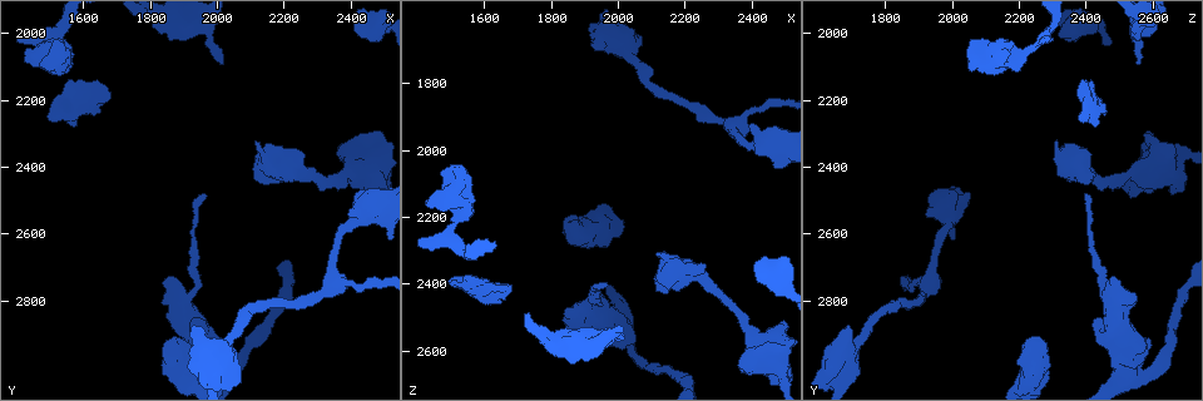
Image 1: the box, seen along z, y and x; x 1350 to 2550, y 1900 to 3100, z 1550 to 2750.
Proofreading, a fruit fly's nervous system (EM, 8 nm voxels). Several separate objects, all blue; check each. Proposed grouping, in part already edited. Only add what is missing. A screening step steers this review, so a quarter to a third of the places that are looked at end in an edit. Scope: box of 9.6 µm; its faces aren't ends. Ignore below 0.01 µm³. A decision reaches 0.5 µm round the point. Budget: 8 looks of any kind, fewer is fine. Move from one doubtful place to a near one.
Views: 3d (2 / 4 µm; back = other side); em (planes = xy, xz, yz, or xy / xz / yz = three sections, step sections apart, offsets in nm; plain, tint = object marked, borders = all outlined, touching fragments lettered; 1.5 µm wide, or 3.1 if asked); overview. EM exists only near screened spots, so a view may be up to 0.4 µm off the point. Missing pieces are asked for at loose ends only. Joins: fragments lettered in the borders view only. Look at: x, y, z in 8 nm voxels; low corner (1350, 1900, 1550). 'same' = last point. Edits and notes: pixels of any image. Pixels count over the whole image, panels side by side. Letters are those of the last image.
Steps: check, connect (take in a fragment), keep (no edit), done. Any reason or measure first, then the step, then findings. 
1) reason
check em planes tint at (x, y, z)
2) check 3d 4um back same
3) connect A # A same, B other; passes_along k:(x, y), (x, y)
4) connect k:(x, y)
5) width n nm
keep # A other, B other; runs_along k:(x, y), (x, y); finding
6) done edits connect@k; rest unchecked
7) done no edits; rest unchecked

branch stops here
check em planes tint at (1840, 2930, 2220)

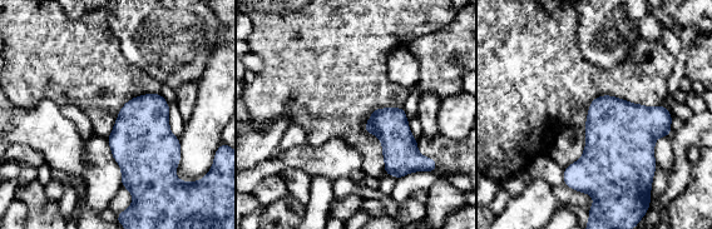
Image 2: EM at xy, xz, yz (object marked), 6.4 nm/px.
what lies round it
check em planes borders same

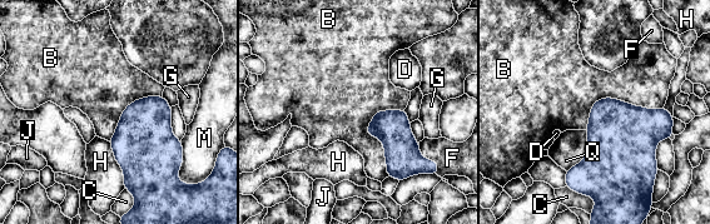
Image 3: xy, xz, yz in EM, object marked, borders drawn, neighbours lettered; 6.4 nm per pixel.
longest_contact B 460 nm
keep # B other, C other, D other, F other, G other, H other, J other, M other, Q other; none of them fits

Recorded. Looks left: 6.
free end
check 3d 4um at (2010, 2090, 2540)

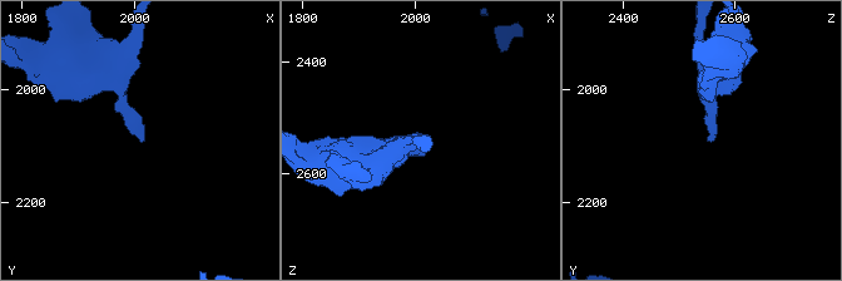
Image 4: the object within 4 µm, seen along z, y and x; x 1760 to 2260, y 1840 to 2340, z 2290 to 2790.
check em planes plain at (2015, 2085, 2545)

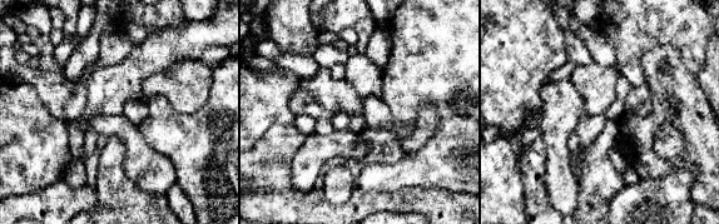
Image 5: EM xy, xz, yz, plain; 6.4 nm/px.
what lies round it
check em planes borders same

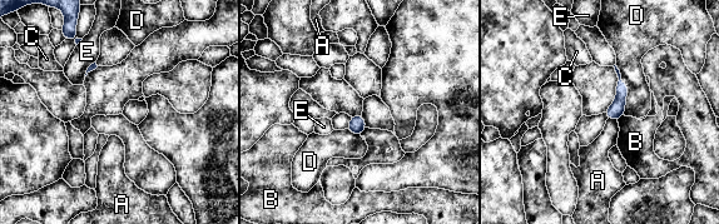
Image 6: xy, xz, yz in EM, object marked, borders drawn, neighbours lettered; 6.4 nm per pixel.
keep # A other, B other, C other, D other, E other; none of them fits

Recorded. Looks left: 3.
check 3d 4um at (2120, 2430, 2420)

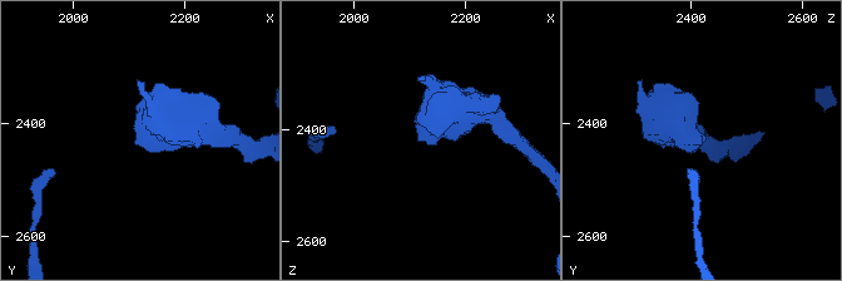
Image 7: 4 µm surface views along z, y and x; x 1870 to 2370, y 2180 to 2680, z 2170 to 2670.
shape alone is not enough
check em planes borders at (2115, 2430, 2425)

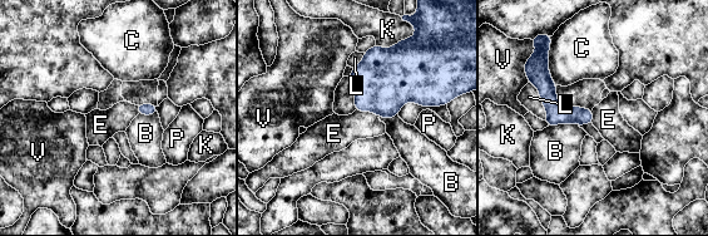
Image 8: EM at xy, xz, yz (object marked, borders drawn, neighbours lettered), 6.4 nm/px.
connect E # B other, C other, E same, K other, L other, P other, V other; passes_along 8:(385, 79), (367, 111), (335, 132); it goes on there

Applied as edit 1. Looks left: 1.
done edits connect@8; rest unchecked

